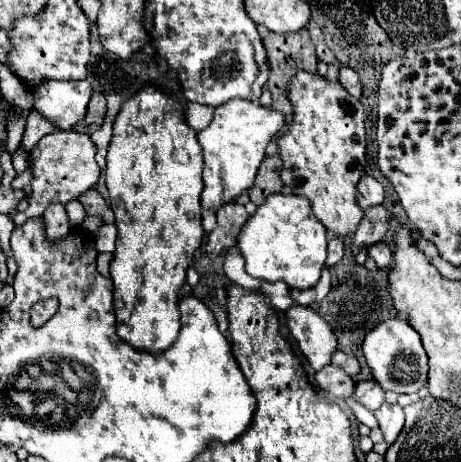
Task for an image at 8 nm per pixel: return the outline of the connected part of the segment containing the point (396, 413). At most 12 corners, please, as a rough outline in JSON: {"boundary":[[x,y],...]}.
{"boundary":[[383,403],[375,417],[387,443],[403,429],[403,409]]}

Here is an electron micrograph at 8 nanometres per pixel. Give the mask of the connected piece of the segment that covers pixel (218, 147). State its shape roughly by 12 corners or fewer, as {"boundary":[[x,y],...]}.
{"boundary":[[245,99],[197,133],[201,205],[219,209],[253,185],[283,113]]}

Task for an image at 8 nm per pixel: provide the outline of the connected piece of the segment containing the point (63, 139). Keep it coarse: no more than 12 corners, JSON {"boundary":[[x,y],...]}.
{"boundary":[[77,131],[45,135],[33,149],[21,227],[51,203],[95,187],[97,147]]}

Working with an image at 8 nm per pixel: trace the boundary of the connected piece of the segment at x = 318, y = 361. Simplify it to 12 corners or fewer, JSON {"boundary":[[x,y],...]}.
{"boundary":[[311,307],[287,325],[313,369],[331,365],[337,335]]}

